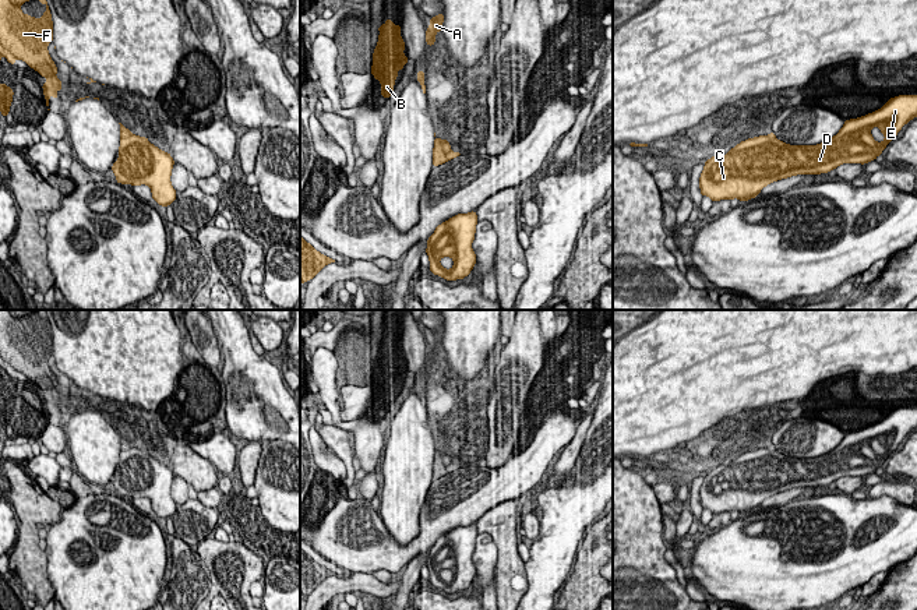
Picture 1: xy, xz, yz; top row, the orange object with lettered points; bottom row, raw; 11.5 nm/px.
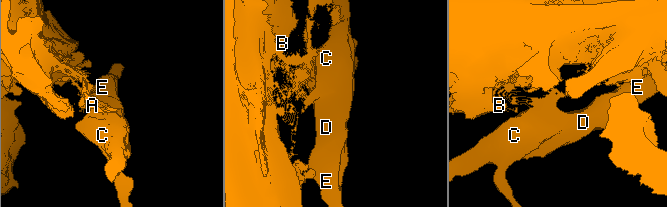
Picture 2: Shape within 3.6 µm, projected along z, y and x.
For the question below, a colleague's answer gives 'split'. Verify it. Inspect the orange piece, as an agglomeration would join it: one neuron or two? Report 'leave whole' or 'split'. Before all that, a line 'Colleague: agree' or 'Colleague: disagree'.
Colleague: agree
split

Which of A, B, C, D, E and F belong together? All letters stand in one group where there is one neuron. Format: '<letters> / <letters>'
A B F / C D E

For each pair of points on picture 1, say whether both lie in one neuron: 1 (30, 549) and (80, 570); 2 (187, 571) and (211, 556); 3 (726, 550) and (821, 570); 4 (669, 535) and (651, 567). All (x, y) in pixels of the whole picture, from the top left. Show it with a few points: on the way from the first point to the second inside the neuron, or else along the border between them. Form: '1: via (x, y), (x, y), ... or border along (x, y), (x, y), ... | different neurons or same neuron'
1: border along (43, 550), (48, 579), (55, 589) | different neurons
2: border along (194, 549), (208, 571), (210, 592) | different neurons
3: via (750, 570), (797, 570) | same neuron
4: border along (662, 531), (663, 540) | different neurons

